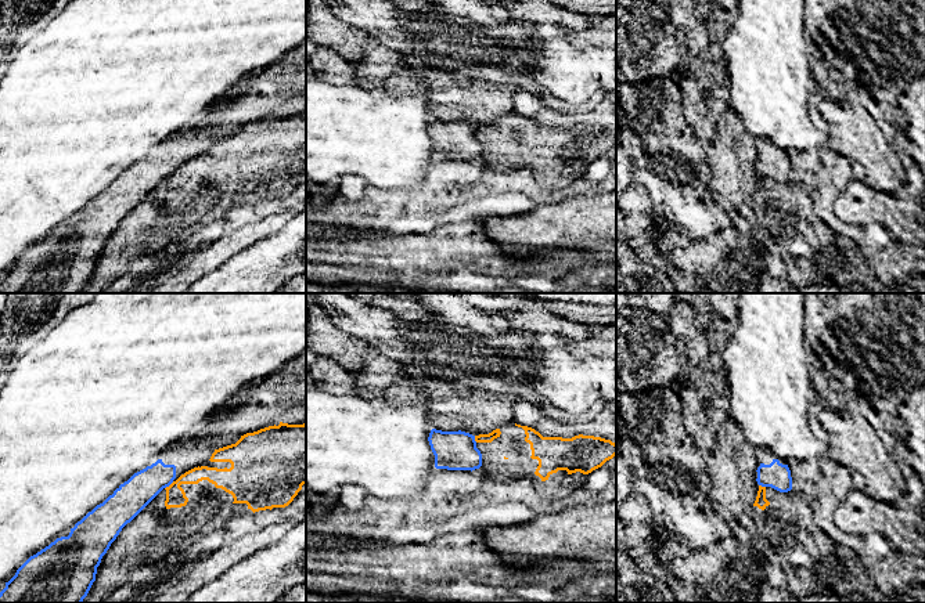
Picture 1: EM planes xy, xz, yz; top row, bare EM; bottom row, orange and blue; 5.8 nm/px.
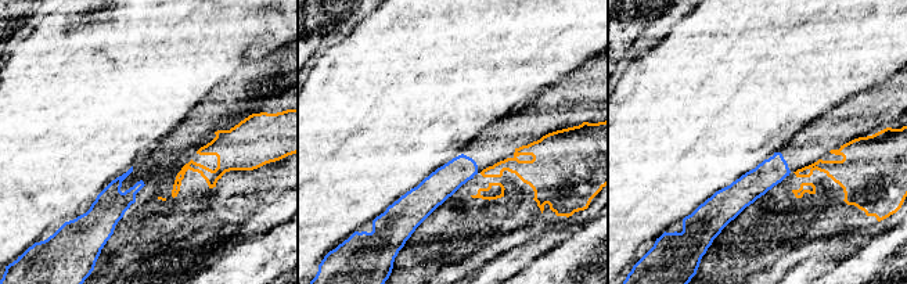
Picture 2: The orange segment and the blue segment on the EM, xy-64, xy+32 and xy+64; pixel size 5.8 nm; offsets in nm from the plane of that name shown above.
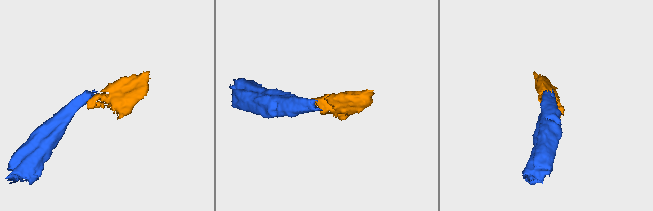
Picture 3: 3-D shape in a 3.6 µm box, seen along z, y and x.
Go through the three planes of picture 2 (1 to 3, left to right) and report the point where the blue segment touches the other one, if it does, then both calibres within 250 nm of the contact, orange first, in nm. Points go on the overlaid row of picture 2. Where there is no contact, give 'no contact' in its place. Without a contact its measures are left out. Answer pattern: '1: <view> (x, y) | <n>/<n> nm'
1: no contact
2: no contact
3: no contact

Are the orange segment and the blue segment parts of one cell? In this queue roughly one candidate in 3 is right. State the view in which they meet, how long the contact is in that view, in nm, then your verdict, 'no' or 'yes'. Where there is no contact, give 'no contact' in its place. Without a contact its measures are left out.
contact in xy; length 70 nm; no

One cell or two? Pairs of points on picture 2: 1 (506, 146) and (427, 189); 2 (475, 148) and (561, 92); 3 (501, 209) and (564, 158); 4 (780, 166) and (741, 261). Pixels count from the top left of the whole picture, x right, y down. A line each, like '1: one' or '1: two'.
1: one
2: one
3: one
4: two

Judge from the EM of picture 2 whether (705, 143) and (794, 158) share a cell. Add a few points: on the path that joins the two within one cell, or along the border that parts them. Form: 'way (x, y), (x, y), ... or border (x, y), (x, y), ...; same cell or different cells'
border (792, 140), (771, 151), (742, 175); different cells

